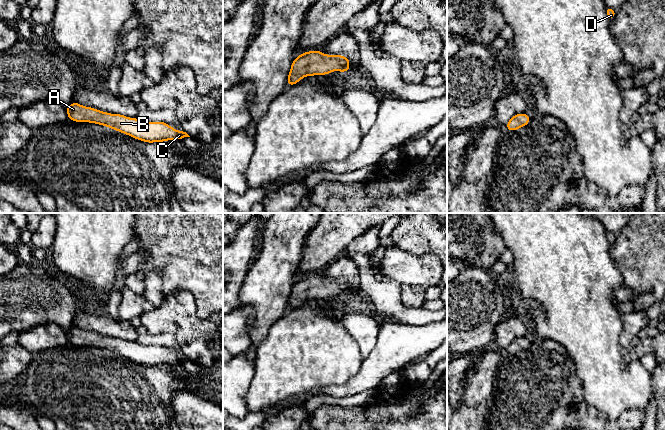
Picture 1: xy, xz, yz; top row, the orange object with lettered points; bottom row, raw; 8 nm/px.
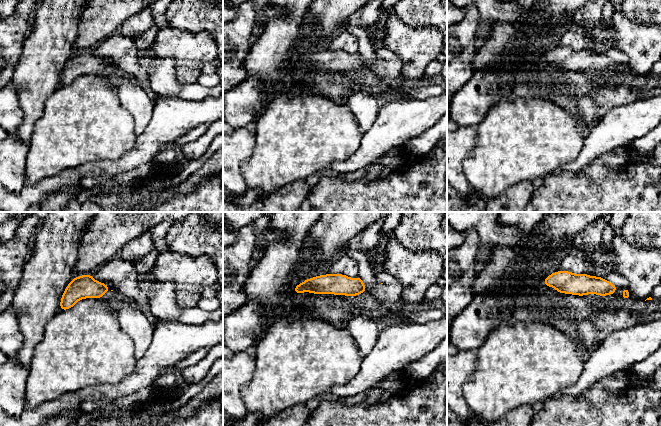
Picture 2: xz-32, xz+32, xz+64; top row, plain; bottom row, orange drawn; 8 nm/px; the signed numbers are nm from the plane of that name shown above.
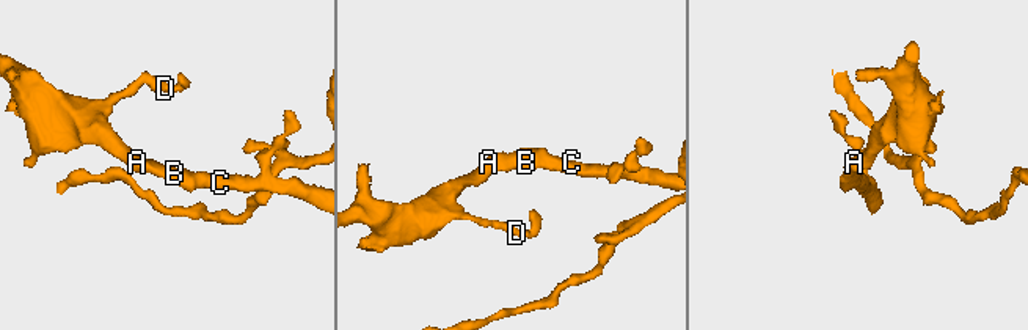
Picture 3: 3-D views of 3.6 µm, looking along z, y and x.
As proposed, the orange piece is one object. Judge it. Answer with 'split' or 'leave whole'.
leave whole

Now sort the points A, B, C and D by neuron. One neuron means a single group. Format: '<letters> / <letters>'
A B C D

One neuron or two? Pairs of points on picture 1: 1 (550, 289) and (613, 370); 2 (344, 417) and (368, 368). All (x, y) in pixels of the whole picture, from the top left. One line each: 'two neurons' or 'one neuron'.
1: one neuron
2: two neurons

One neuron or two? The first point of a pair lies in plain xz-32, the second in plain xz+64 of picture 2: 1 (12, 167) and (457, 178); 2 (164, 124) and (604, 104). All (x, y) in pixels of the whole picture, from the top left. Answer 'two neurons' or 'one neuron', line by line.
1: one neuron
2: two neurons

